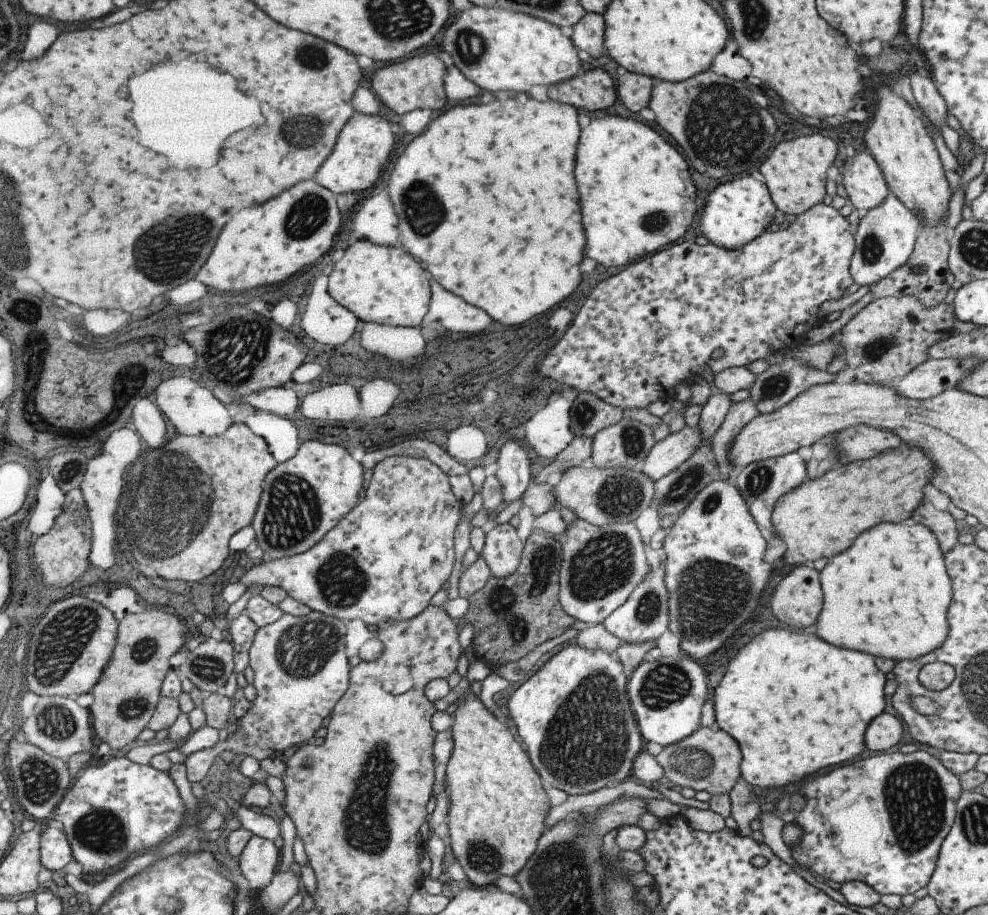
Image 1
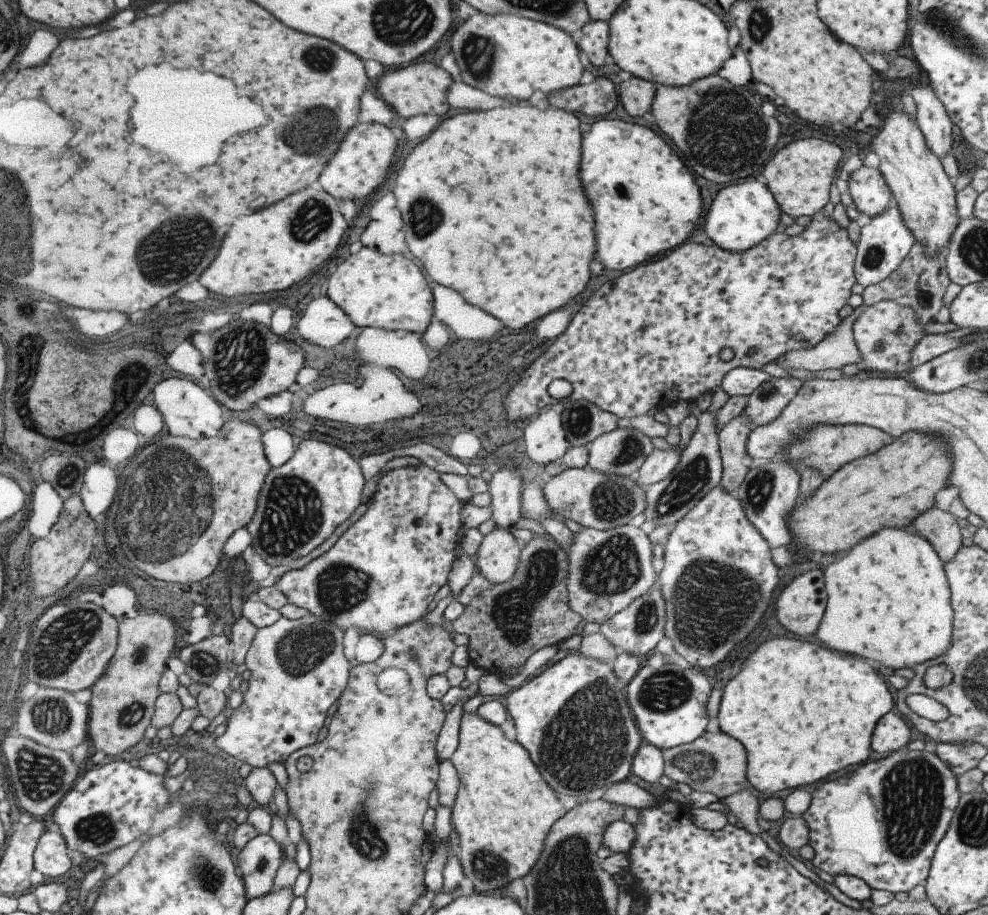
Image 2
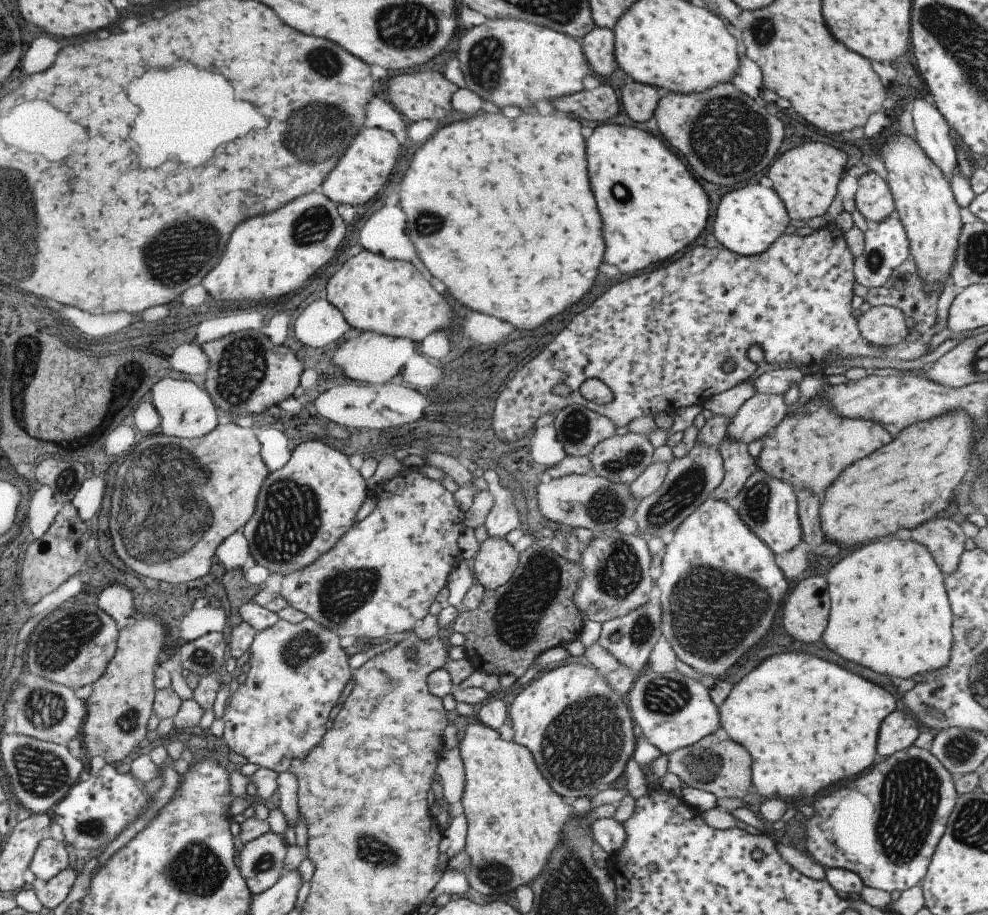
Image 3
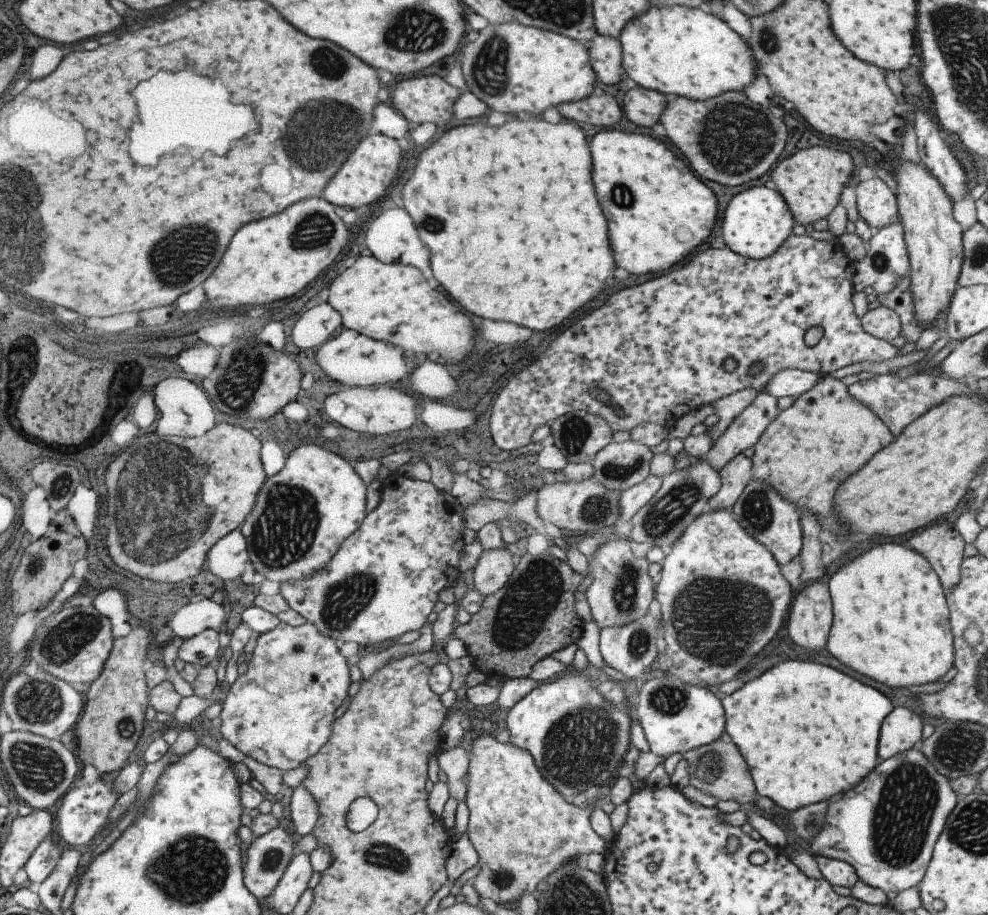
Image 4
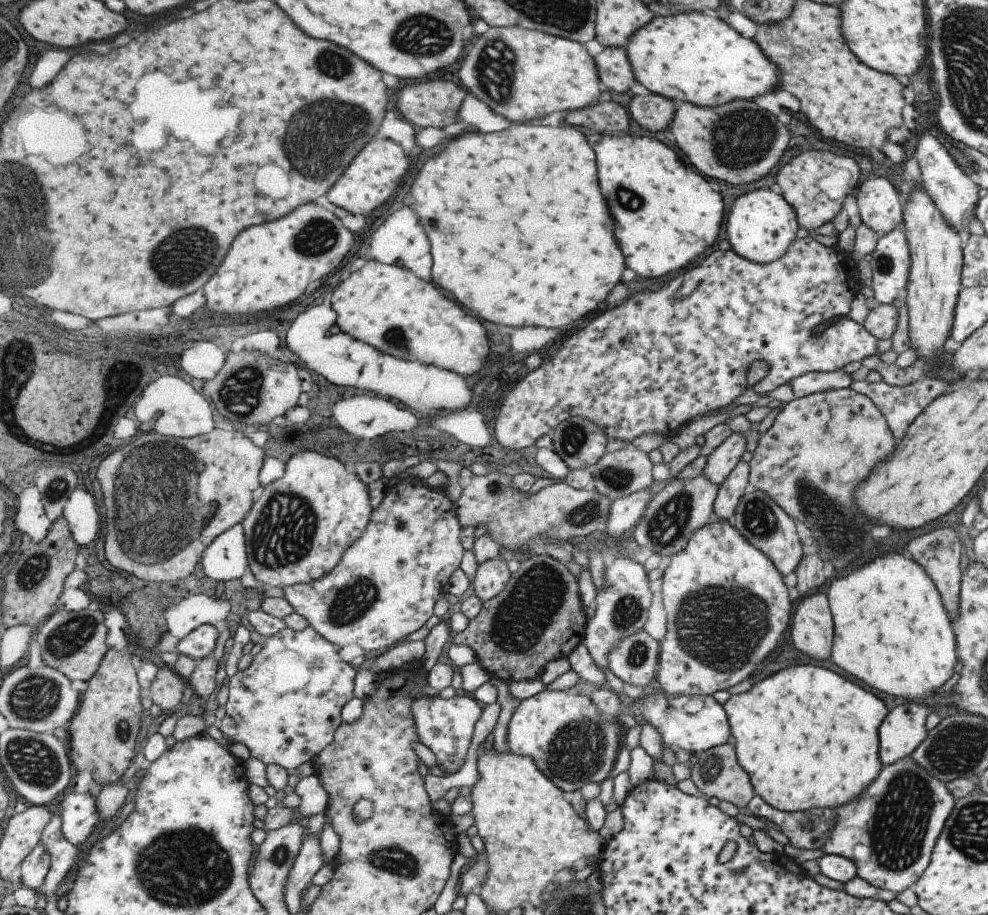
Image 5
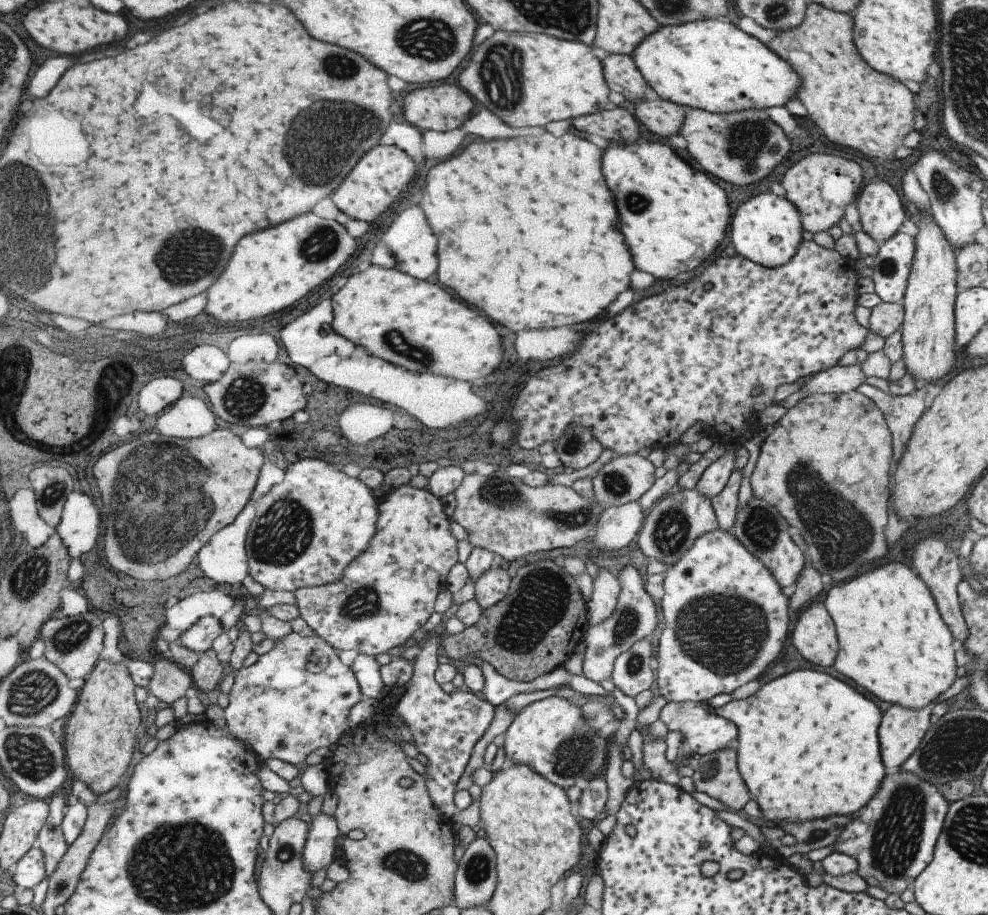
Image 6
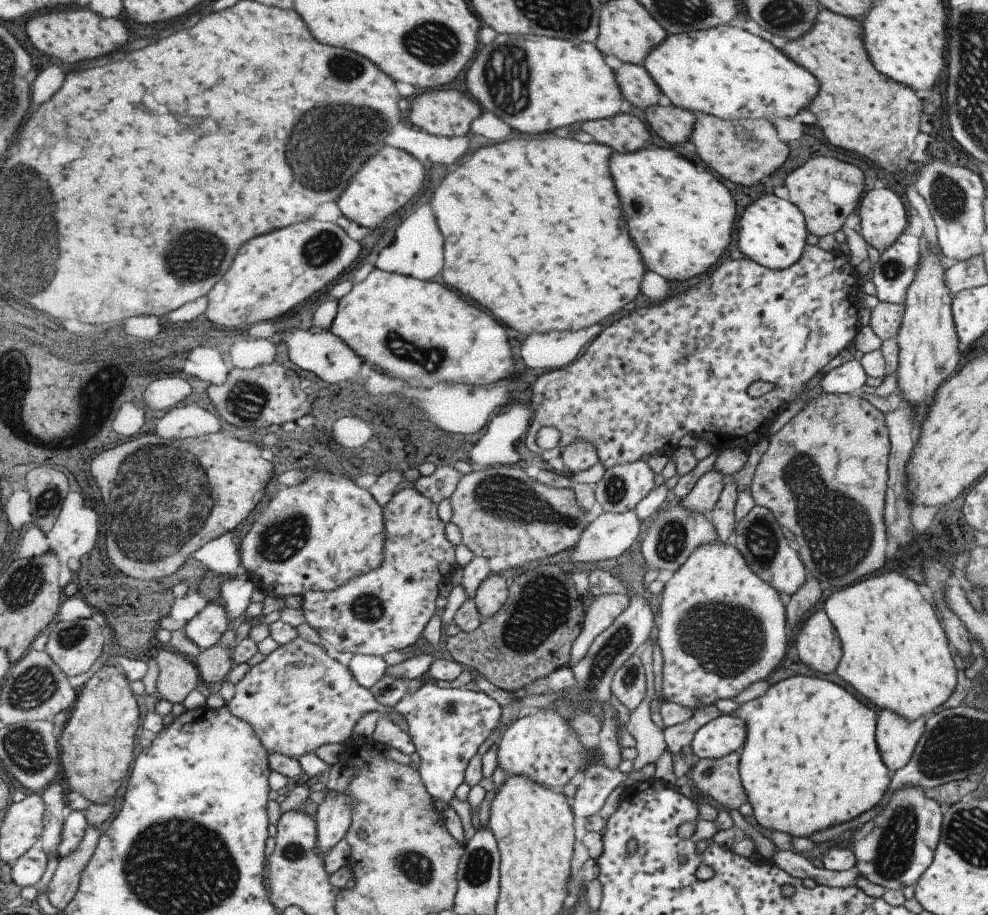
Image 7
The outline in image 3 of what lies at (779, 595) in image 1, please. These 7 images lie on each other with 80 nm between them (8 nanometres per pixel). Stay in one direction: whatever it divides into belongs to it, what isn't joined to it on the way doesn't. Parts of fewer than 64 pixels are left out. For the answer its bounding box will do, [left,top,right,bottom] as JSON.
[781,576,830,644]

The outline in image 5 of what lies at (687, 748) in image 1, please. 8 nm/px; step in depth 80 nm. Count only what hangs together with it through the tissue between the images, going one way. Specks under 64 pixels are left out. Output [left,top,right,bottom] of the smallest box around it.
[688,743,755,808]

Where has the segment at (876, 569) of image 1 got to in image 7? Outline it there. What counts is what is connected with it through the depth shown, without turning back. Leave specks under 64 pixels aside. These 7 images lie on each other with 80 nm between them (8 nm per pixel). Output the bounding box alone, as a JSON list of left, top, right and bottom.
[822,572,957,722]

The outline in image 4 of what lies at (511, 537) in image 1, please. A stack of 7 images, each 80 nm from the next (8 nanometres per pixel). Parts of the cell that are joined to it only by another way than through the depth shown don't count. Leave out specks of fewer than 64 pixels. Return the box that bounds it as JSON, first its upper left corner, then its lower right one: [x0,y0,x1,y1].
[469,549,511,597]

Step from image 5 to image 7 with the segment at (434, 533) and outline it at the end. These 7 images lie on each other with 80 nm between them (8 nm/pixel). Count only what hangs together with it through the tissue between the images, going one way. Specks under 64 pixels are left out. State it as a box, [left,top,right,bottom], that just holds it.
[302,486,457,657]

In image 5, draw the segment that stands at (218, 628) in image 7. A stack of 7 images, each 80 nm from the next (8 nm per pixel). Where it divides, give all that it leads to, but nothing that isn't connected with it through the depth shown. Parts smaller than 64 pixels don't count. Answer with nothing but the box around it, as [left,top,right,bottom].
[176,623,219,662]

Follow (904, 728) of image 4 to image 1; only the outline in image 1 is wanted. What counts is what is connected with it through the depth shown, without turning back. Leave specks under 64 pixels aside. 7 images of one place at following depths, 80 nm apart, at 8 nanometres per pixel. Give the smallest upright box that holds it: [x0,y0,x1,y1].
[864,712,903,752]

